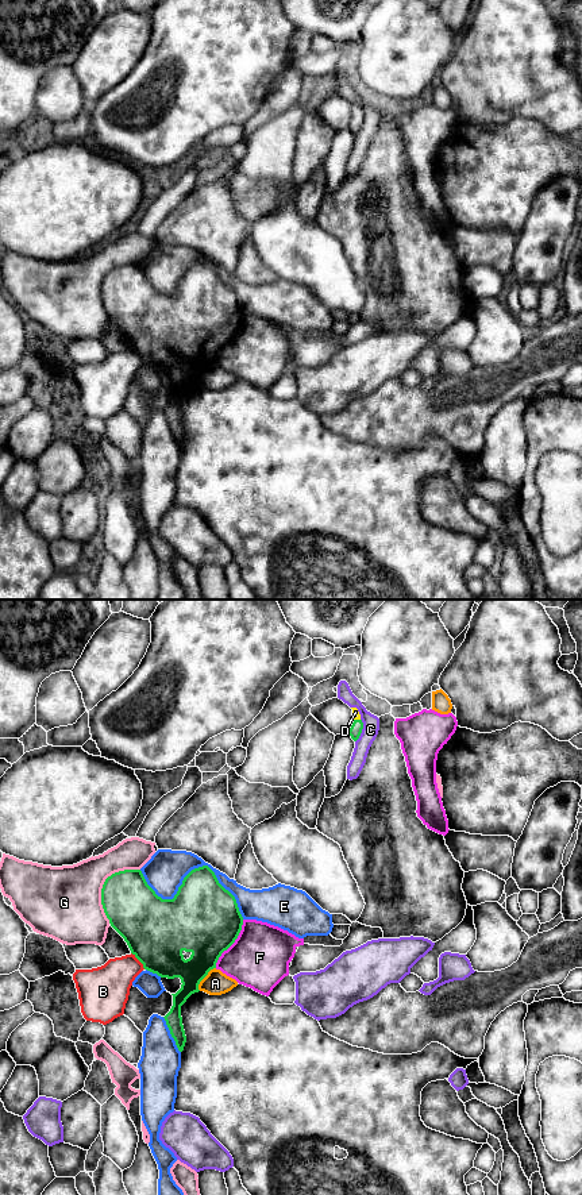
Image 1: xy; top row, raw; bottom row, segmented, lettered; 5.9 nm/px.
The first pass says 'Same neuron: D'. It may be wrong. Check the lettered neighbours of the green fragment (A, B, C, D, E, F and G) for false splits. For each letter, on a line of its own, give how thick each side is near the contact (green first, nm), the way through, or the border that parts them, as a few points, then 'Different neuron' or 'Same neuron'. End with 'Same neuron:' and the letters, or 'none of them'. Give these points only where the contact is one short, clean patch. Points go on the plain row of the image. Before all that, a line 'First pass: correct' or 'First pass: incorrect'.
First pass: correct
A: Thickness 280 nm (green) against 140 nm. Different neuron
B: Thickness 380 nm (green) against 260 nm. Different neuron
C: Thickness 70 nm (green) against 100 nm. Different neuron
D: Thickness 70 nm (green) against 50 nm. Path across: xy (357, 122), (357, 115), (355, 108). Same neuron
E: Thickness 380 nm (green) against 240 nm. Different neuron
F: Thickness 420 nm (green) against 360 nm. Different neuron
G: Thickness 320 nm (green) against 440 nm. Different neuron
Same neuron: D

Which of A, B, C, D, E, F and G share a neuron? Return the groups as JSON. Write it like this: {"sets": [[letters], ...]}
{"sets": [["A"], ["B"], ["C"], ["D"], ["E"], ["F"], ["G"]]}

